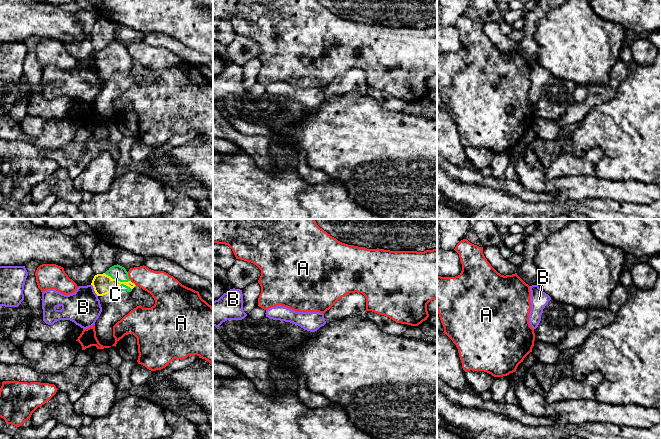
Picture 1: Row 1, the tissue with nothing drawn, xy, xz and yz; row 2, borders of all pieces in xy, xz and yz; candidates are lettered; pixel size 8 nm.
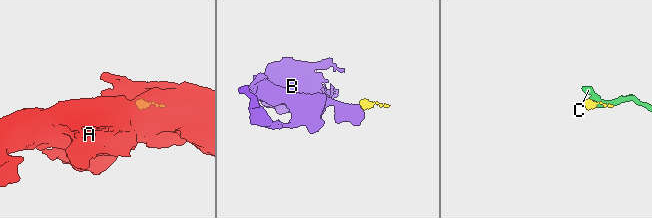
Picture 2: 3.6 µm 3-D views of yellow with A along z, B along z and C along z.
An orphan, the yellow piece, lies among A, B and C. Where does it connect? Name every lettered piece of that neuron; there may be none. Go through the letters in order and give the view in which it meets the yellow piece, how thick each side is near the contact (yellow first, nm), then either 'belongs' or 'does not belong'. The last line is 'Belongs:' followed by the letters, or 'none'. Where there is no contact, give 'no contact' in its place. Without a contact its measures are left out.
A: xy | 160/220 nm | does not belong
B: xy | 160/280 nm | belongs
C: xy | 160/120 nm | belongs
Belongs: B, C

